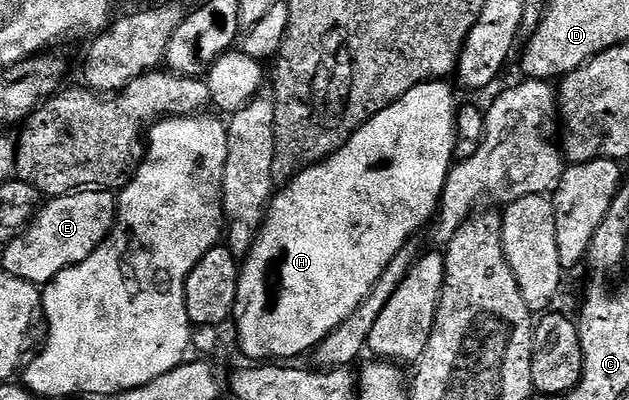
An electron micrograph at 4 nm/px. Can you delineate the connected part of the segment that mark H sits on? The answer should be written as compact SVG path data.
M426 82L407 90L403 98L399 98L387 110L375 114L364 126L355 133L345 145L337 151L334 156L322 160L320 164L312 164L302 172L298 172L288 184L284 185L274 195L268 212L265 213L265 223L261 231L257 233L257 241L249 255L244 257L239 271L241 277L237 283L237 301L233 307L232 319L237 320L237 340L241 343L241 352L250 356L253 362L289 362L292 356L301 356L312 353L313 349L321 343L331 330L339 327L344 320L352 314L357 307L371 294L375 282L387 270L391 258L399 254L399 250L409 241L418 235L421 227L428 225L434 219L435 213L441 202L441 195L445 189L445 183L449 177L449 169L455 163L453 151L457 141L457 110L459 100L453 97L451 89L445 82Z

